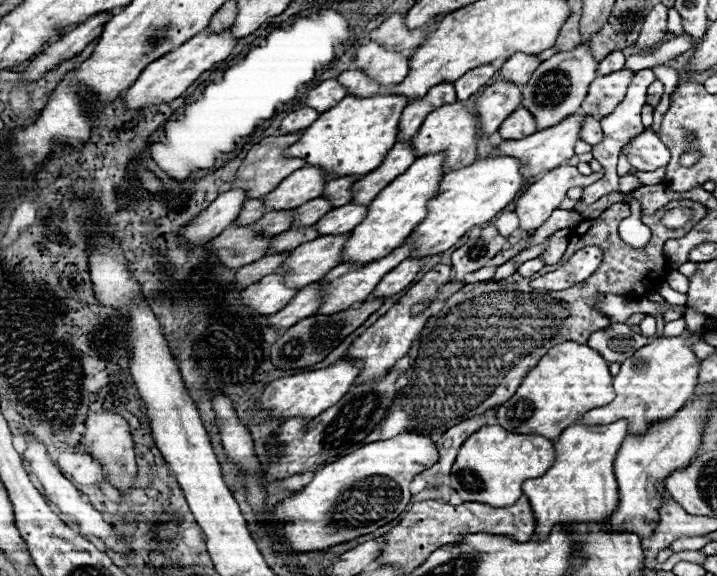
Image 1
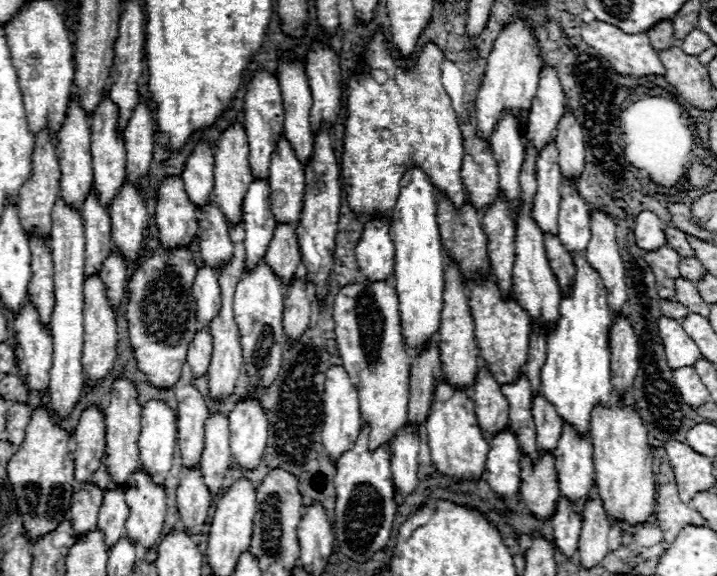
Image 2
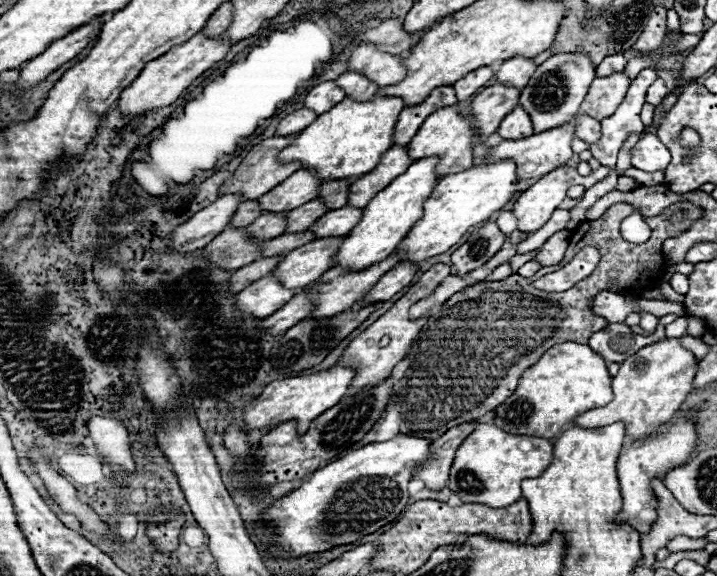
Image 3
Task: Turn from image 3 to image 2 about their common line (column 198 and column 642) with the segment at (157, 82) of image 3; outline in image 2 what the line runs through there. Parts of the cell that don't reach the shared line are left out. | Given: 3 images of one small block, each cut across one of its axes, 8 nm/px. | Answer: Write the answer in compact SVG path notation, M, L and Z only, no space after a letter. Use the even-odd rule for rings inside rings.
M594 20L592 24L582 22L580 24L582 40L592 46L598 54L602 54L612 68L622 76L648 76L648 74L664 74L664 66L658 58L658 52L650 46L650 40L646 34L626 34L620 32L614 24L604 24L602 20Z

